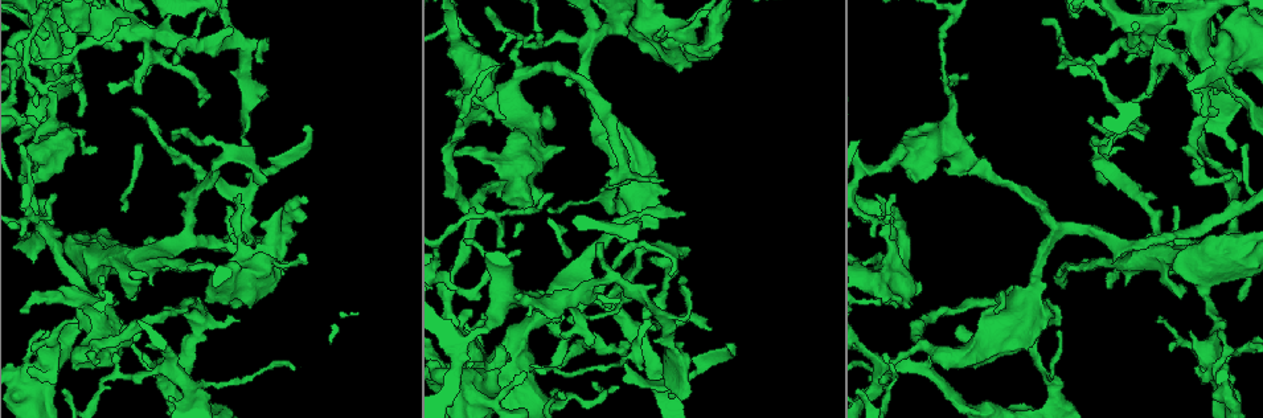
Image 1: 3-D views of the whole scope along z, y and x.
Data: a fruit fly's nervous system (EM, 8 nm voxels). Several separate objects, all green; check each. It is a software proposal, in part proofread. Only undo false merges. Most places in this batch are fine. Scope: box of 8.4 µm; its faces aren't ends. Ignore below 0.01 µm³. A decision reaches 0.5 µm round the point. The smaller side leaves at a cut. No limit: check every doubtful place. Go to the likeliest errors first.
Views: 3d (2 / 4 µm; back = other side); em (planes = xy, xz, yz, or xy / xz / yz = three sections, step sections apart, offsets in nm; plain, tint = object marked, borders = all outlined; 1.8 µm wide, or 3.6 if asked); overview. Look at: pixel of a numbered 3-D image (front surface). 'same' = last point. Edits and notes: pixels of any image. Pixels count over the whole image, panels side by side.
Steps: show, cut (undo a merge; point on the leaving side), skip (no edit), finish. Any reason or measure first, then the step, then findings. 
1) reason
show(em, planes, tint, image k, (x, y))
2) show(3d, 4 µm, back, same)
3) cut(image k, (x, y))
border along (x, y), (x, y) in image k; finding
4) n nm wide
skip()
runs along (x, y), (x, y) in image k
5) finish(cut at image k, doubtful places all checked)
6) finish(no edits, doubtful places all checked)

sharp bend
show(em, planes, tint, image 1, (43, 372))

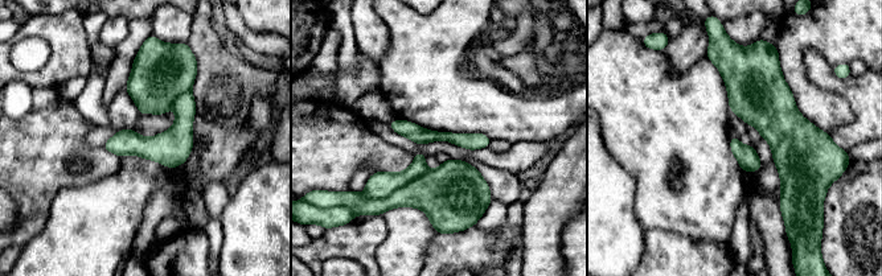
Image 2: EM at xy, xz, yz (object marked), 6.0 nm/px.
skip()
runs along (393, 124), (421, 136), (485, 143) in image 2; all the same neuron

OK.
sharp bend
show(em, planes, tint, image 1, (444, 281))

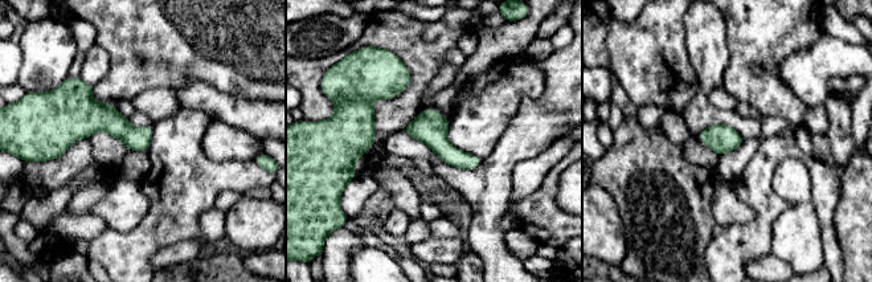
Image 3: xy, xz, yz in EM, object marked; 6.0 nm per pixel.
skip()
continuous, no second neuron

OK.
small branch off a trunk
show(em, 3.6 µm, xz, step 16, tint, image 1, (1238, 47))

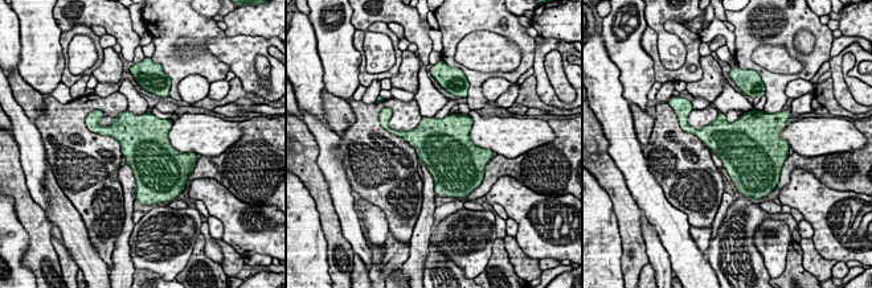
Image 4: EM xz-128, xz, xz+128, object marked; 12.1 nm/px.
show(em, 3.6 µm, planes, borders, same)

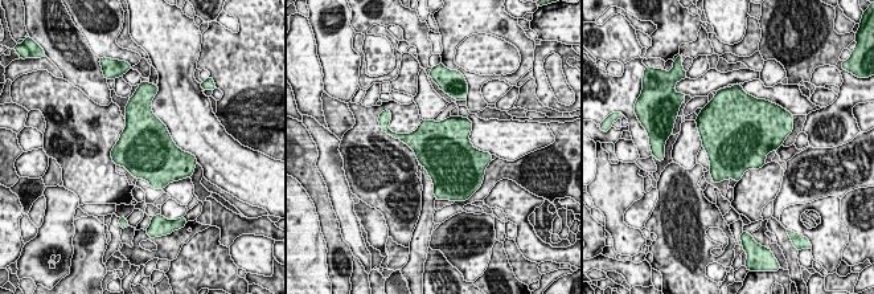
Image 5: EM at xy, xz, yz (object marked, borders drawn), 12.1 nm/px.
skip()
continuous, no second neuron

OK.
sharp bend
show(3d, 2 µm, image 1, (1130, 42))

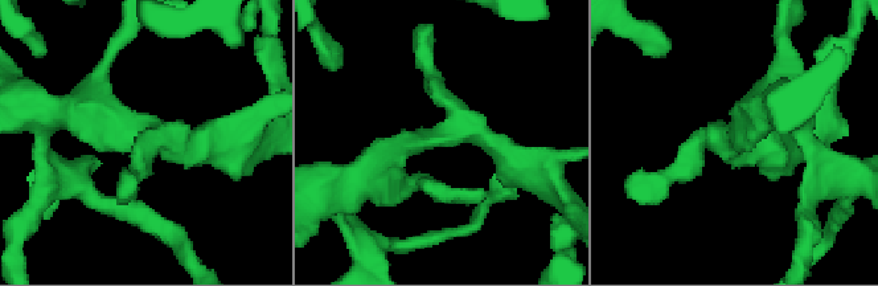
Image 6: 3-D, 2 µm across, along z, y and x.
need the tissue
show(em, planes, tint, image 6, (732, 135))

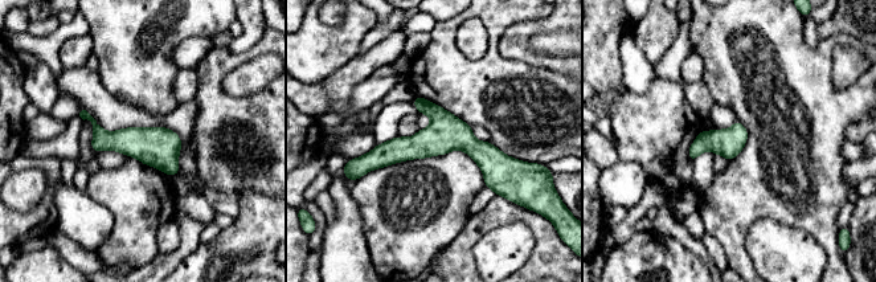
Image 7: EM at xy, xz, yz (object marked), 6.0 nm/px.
skip()
runs along (510, 162), (428, 142), (360, 168) in image 7; one neuron here

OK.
finish(no edits, doubtful places all checked)

